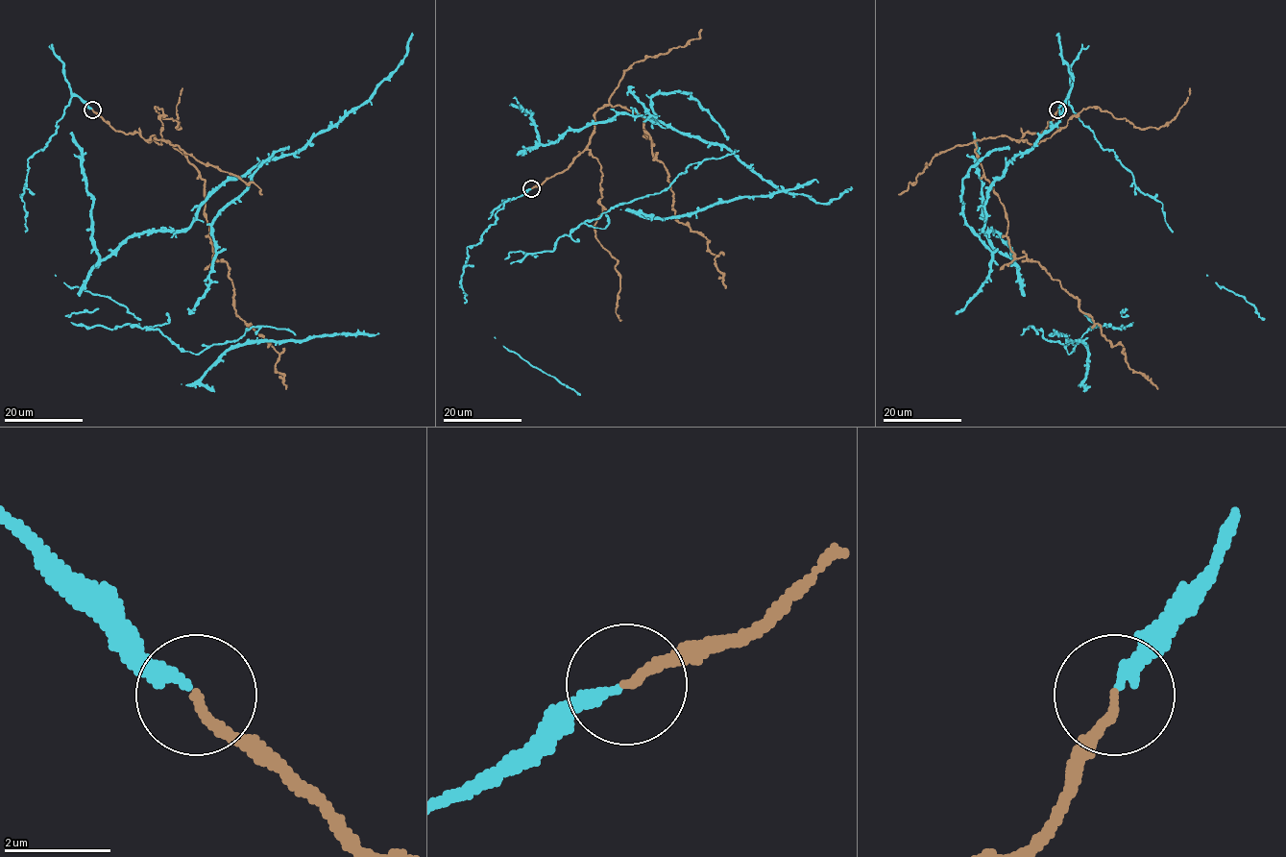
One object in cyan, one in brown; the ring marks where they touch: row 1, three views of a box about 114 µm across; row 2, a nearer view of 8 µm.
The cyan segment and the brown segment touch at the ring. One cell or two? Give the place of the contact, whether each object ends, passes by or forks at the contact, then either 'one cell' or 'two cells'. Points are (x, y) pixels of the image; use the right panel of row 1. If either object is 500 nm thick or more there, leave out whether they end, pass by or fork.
(1057, 110) | cyan ends | brown ends | one cell

